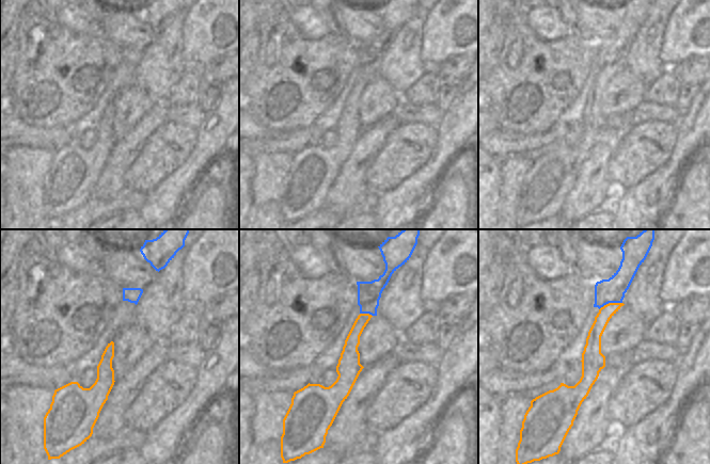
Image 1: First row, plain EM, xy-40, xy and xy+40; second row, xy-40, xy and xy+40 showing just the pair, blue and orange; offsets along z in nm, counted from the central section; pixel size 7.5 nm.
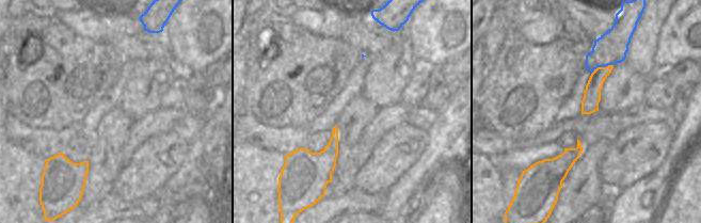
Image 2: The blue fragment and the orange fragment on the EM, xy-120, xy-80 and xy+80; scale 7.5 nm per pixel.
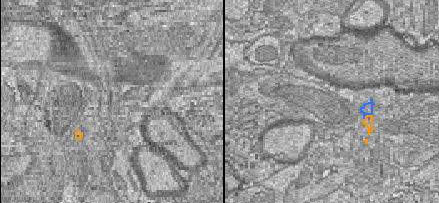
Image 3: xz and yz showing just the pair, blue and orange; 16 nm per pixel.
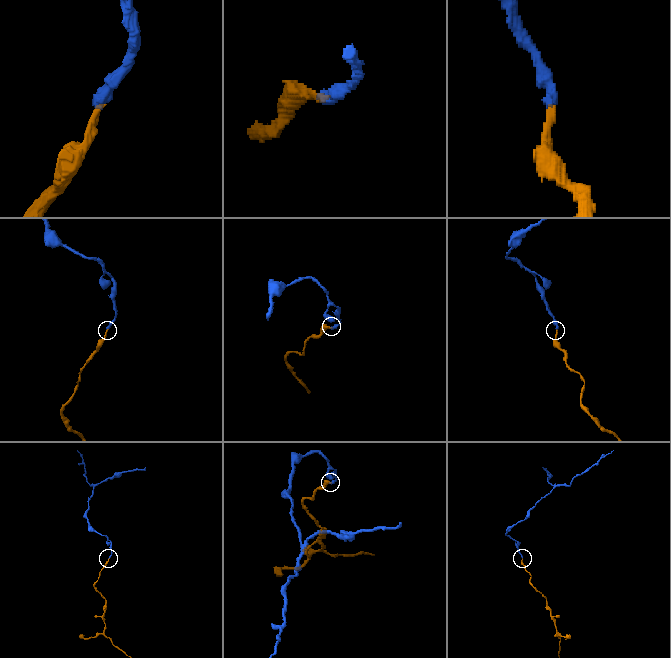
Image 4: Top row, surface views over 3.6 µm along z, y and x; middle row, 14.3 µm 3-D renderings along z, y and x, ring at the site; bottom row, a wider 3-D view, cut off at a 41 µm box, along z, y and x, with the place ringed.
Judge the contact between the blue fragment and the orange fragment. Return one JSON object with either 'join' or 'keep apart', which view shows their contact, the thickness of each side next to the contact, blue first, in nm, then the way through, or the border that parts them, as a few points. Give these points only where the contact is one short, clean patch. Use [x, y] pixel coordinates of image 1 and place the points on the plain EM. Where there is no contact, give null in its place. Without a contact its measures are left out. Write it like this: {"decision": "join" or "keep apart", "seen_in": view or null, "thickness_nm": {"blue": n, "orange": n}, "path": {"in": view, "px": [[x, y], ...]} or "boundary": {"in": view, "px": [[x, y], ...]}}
{"decision": "join", "seen_in": "xy+40", "thickness_nm": {"blue": 190, "orange": 110}, "path": {"in": "xy+40", "px": [[612, 51], [610, 63], [605, 74]]}}

